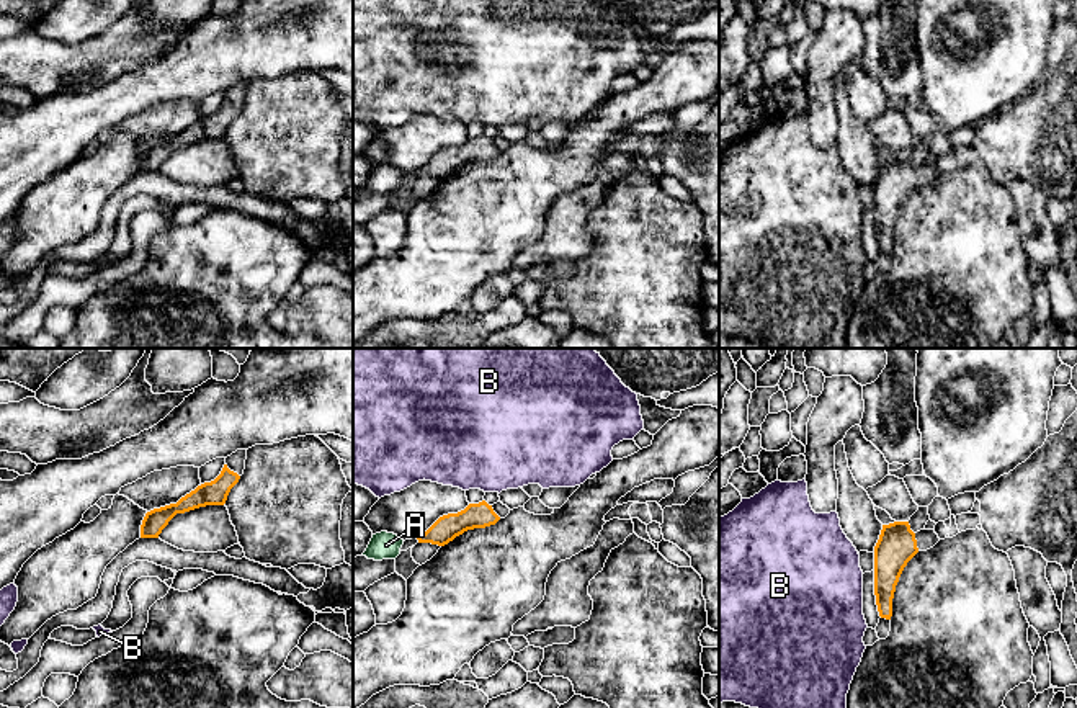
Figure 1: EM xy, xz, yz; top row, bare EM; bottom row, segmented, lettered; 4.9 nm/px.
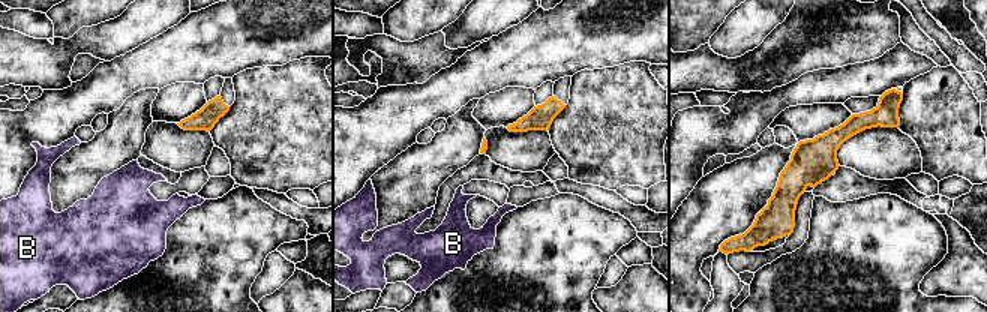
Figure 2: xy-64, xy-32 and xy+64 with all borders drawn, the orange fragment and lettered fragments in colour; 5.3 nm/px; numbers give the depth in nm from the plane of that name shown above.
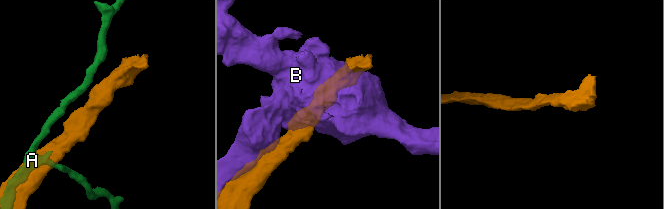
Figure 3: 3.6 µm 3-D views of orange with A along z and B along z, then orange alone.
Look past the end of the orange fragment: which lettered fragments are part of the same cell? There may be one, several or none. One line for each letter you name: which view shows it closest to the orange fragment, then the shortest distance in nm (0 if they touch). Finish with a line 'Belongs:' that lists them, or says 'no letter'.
Belongs: no letter

